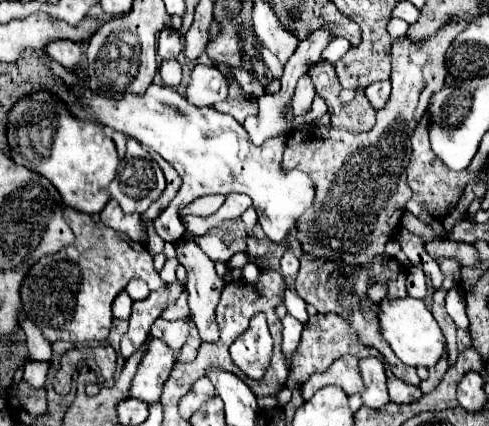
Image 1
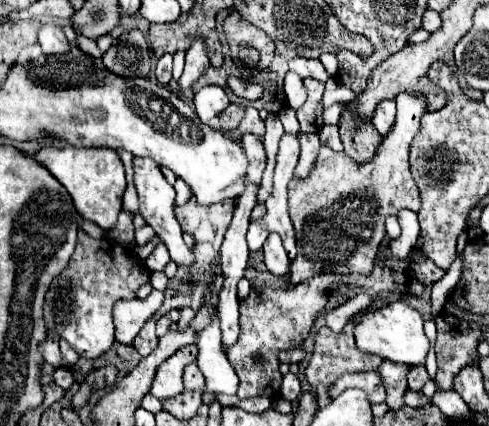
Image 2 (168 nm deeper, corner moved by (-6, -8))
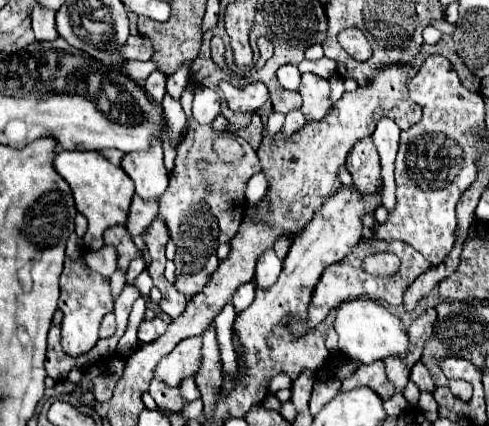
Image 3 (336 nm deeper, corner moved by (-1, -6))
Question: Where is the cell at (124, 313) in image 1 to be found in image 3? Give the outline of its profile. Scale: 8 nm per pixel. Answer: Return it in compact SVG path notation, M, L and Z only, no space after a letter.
M106 314L104 320L102 320L102 326L100 326L100 338L110 338L112 334L116 332L116 320L114 320L114 314Z

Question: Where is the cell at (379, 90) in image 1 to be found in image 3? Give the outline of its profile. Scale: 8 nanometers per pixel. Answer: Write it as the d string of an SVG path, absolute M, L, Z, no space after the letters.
M382 118L372 134L372 140L378 148L380 156L380 166L382 166L382 204L392 210L396 204L396 194L394 194L394 160L398 152L398 138L400 138L400 128L390 122L388 118Z

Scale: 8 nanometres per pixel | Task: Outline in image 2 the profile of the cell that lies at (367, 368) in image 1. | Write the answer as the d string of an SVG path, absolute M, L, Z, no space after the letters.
M383 360L383 364L379 366L379 376L381 376L381 384L387 390L387 406L389 410L399 410L403 406L403 392L407 390L407 366L403 364L395 364L391 360Z

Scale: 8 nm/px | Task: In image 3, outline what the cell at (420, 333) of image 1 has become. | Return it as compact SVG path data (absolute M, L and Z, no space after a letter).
M354 298L342 302L336 310L334 330L338 334L340 352L362 364L372 364L388 356L402 356L408 350L408 334L402 320L388 312L382 304L376 304L368 298Z

